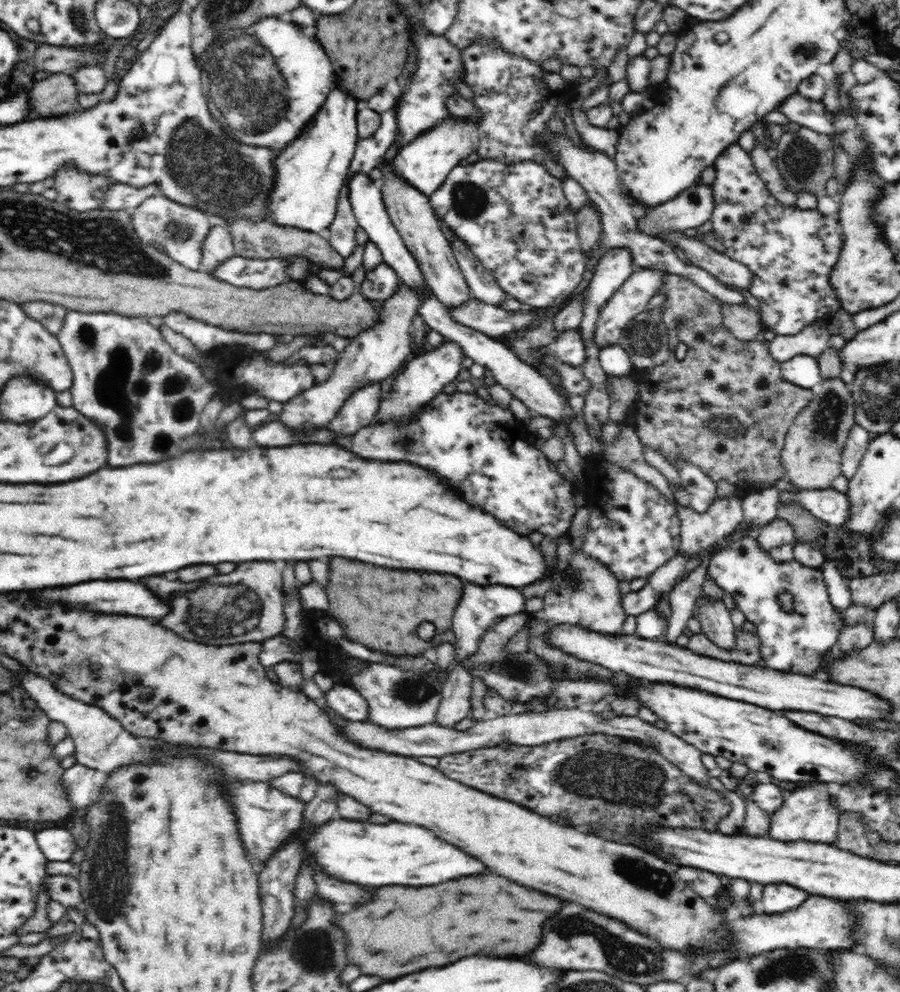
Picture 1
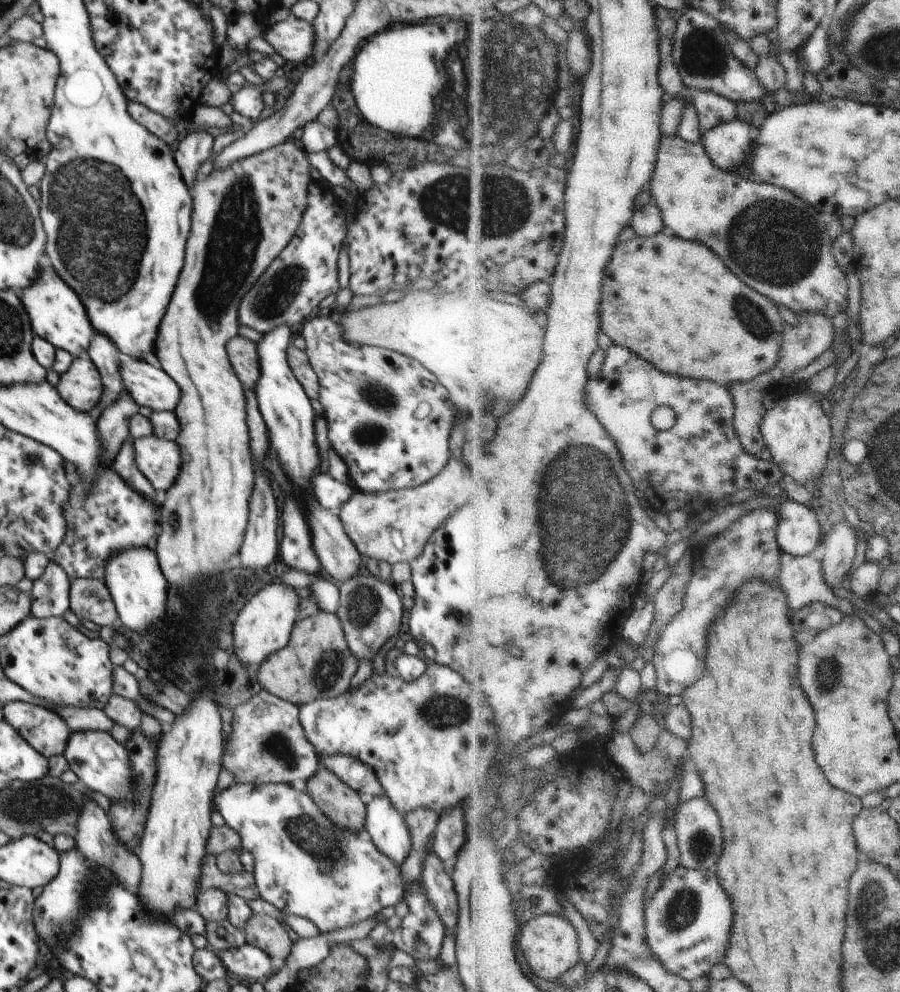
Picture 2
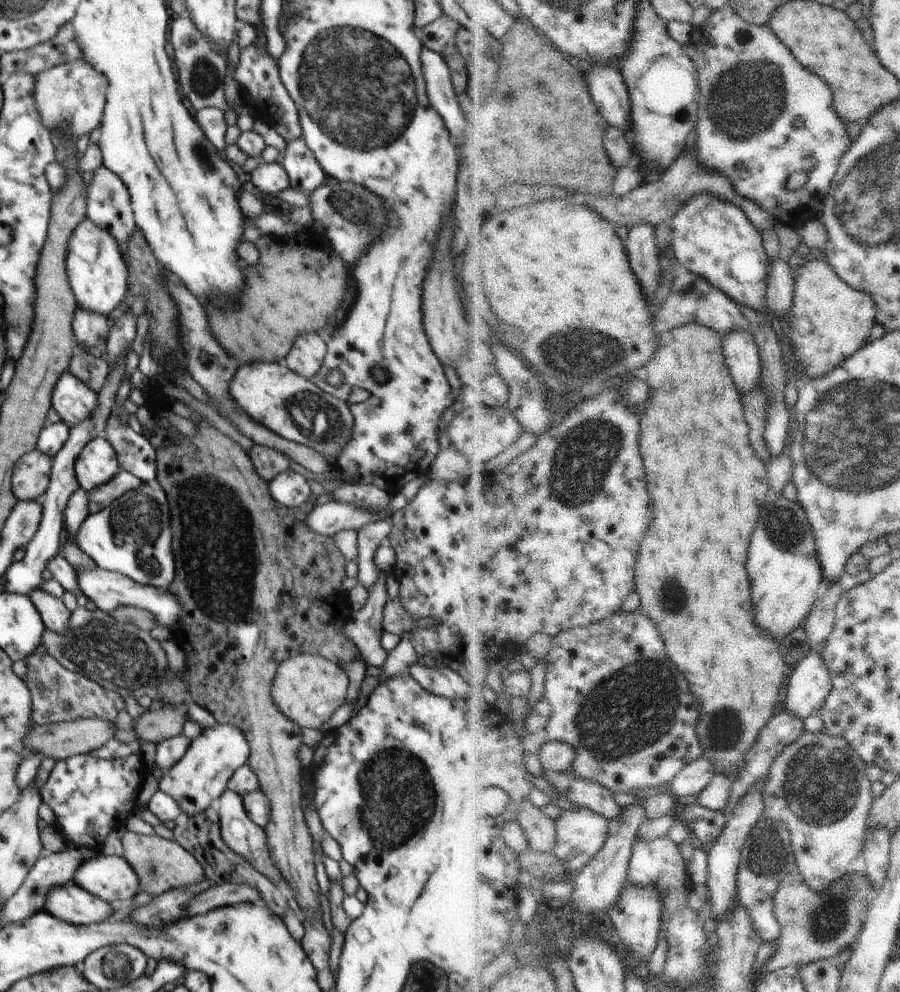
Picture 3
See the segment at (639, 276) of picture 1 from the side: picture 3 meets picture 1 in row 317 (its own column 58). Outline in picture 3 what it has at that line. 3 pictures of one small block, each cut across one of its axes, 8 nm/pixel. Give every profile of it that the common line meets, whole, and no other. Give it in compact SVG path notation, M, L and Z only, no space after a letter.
M36 586L29 597L48 630L55 634L64 634L68 630L71 612L64 606L62 599L44 592L40 586Z

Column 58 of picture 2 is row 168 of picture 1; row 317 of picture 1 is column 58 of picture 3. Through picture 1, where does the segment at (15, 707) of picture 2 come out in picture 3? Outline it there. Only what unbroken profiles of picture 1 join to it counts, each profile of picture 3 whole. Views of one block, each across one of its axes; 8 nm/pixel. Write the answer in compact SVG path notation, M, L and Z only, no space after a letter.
M91 753L72 755L56 764L40 789L41 802L56 814L55 825L73 848L88 848L102 854L110 830L125 826L134 814L141 784L147 775L147 759L130 754L114 760L100 760Z

